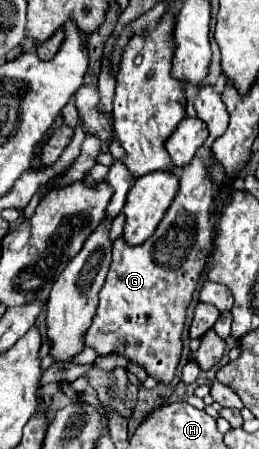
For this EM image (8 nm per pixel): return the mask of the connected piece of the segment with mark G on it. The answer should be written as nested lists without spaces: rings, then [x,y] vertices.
[[[211,86],[199,90],[199,94],[195,98],[195,110],[197,110],[197,118],[201,118],[207,124],[209,138],[197,150],[193,162],[181,170],[177,198],[173,200],[171,208],[165,212],[157,230],[141,246],[129,246],[123,236],[119,236],[113,242],[113,262],[111,262],[107,280],[105,280],[101,294],[99,294],[97,314],[93,316],[93,322],[83,338],[85,346],[93,348],[99,356],[109,356],[109,354],[125,356],[129,362],[143,366],[147,370],[147,374],[153,376],[157,382],[165,382],[165,384],[173,382],[173,378],[175,378],[175,372],[177,372],[177,366],[181,360],[181,352],[183,352],[181,336],[185,330],[187,308],[199,288],[201,274],[203,274],[207,260],[213,252],[215,184],[209,174],[209,168],[215,164],[215,158],[213,158],[211,146],[225,132],[227,122],[229,122],[229,114],[225,110],[225,104],[223,104],[221,96],[215,92],[215,88],[211,88]]]

